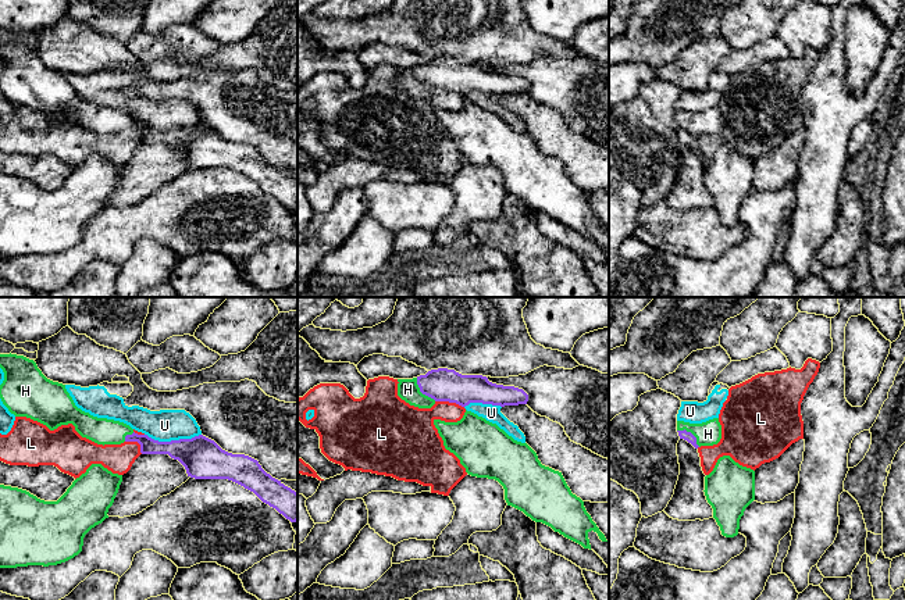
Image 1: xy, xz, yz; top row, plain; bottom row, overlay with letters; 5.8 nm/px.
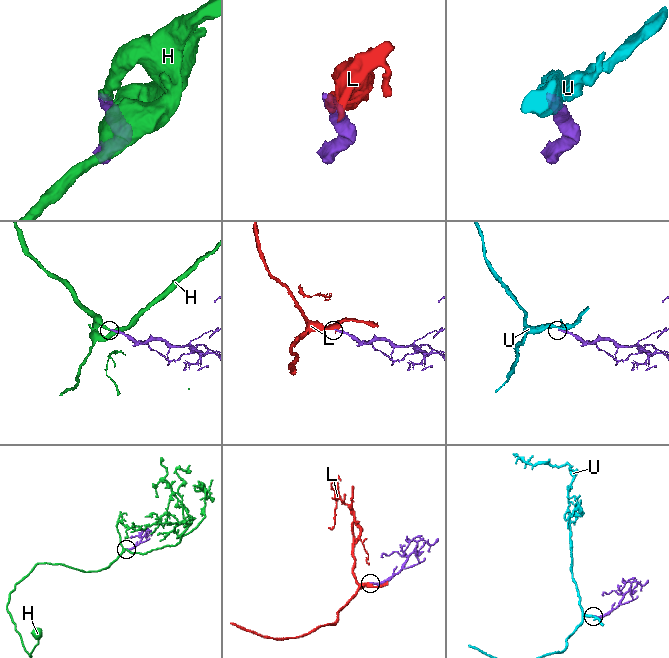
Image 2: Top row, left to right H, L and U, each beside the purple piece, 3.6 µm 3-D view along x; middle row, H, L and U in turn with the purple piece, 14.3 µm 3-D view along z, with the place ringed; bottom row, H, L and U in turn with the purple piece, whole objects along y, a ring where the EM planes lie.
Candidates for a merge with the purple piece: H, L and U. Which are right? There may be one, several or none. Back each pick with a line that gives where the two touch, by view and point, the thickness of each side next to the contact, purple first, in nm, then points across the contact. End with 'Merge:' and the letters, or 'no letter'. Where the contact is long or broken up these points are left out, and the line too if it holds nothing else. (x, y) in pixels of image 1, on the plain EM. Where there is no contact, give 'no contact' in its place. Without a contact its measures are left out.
H: xz (421, 81) | 190/130 nm | across xz (442, 74), (435, 74), (421, 81), (408, 78)
Merge: H

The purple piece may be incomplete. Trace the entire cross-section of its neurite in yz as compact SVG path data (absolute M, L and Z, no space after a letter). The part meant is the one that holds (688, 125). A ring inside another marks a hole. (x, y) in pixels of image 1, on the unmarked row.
M713 107L702 112L677 110L677 121L680 128L687 129L695 138L717 133L721 128L721 114L719 107Z

